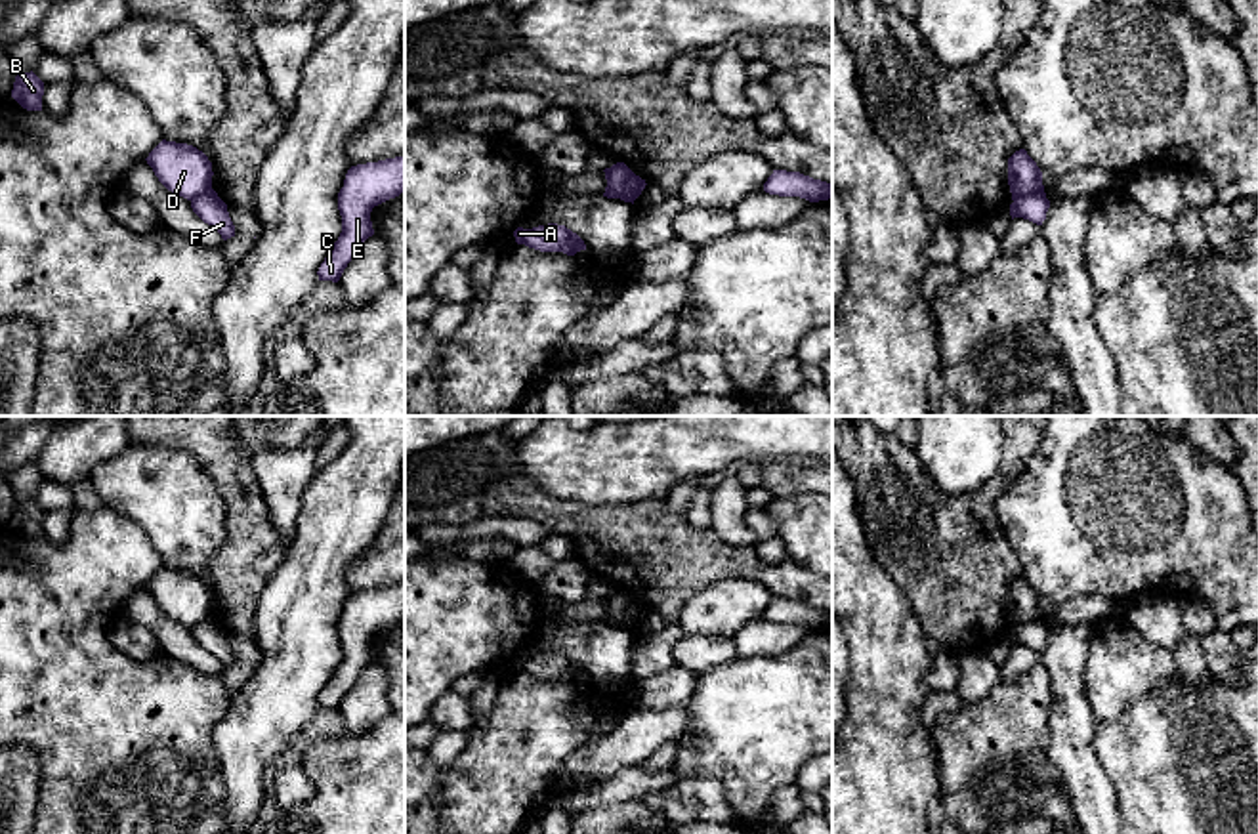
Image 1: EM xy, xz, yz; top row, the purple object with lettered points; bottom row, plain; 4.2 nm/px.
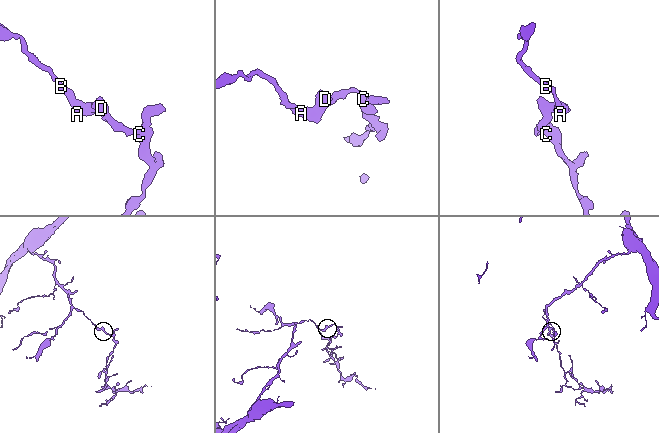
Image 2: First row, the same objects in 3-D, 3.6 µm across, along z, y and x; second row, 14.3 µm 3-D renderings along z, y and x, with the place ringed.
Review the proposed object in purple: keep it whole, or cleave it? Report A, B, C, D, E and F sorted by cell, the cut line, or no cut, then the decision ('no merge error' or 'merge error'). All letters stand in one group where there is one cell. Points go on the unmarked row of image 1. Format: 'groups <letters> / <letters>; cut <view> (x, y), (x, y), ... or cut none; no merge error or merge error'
groups A B D / C E F; cut yz (1043, 617), (1024, 621), (1014, 628); merge error

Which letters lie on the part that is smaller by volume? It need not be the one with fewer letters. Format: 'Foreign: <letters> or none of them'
Foreign: C, E, F

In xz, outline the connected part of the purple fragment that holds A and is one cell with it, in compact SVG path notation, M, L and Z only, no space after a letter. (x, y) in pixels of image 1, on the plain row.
M548 651L533 657L517 655L514 658L515 670L540 679L563 679L575 683L580 678L586 678L584 668L567 657L565 653Z

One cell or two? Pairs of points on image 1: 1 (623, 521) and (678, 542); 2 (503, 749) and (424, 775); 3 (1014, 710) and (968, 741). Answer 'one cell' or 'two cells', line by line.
1: one cell
2: two cells
3: one cell

